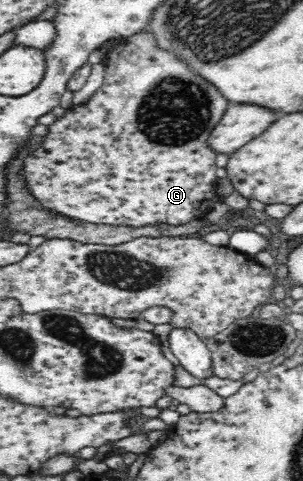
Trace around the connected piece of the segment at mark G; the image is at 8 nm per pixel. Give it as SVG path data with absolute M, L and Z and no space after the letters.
M130 35L125 38L117 38L104 50L104 82L103 85L84 104L73 105L66 110L63 117L57 118L53 125L49 125L49 133L42 137L42 143L37 150L34 150L29 157L23 161L23 171L21 179L23 190L38 202L38 207L54 213L69 217L71 220L79 220L89 224L103 224L112 226L129 226L130 228L144 228L146 225L167 224L173 227L182 226L192 219L204 219L218 199L216 193L217 171L216 157L211 152L208 145L208 138L211 131L219 124L224 116L229 103L221 99L219 91L213 89L213 85L201 81L201 79L191 79L197 77L195 73L189 73L177 57L169 57L169 53L161 53L157 45L153 45L153 37L147 35Z

